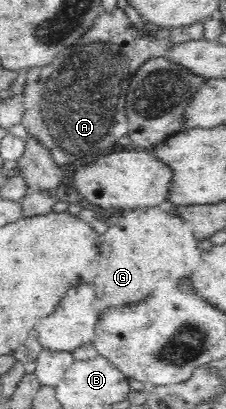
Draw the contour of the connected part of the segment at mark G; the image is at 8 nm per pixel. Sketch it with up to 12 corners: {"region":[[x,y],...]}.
{"region":[[122,210],[103,236],[94,313],[131,308],[202,264],[192,226]]}

